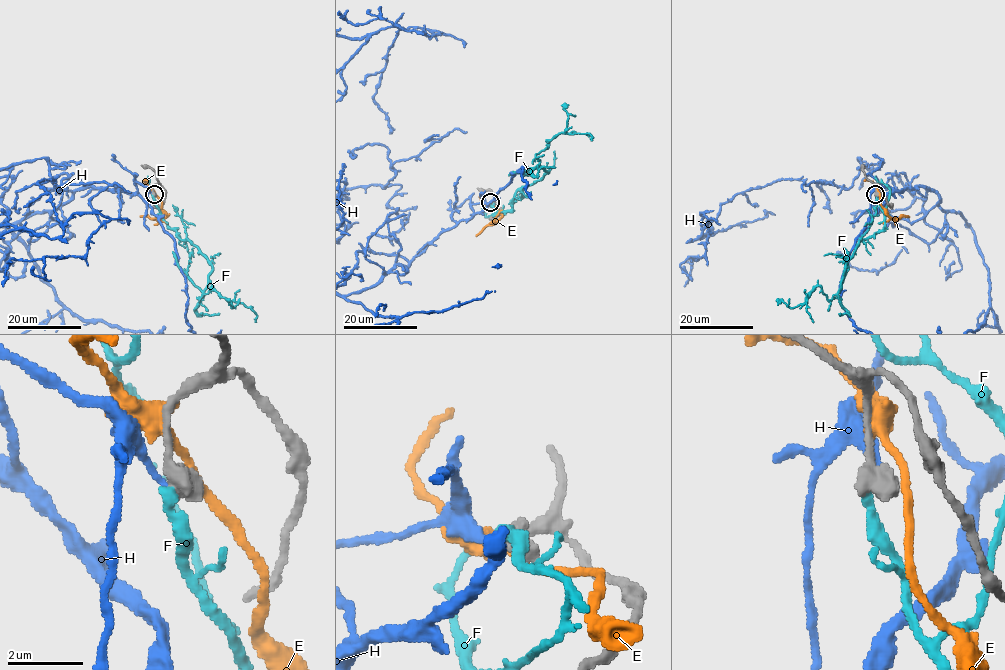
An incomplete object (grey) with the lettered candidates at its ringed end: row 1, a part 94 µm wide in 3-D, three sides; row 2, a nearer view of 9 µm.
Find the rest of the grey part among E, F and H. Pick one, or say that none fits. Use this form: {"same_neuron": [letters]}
{"same_neuron": []}

